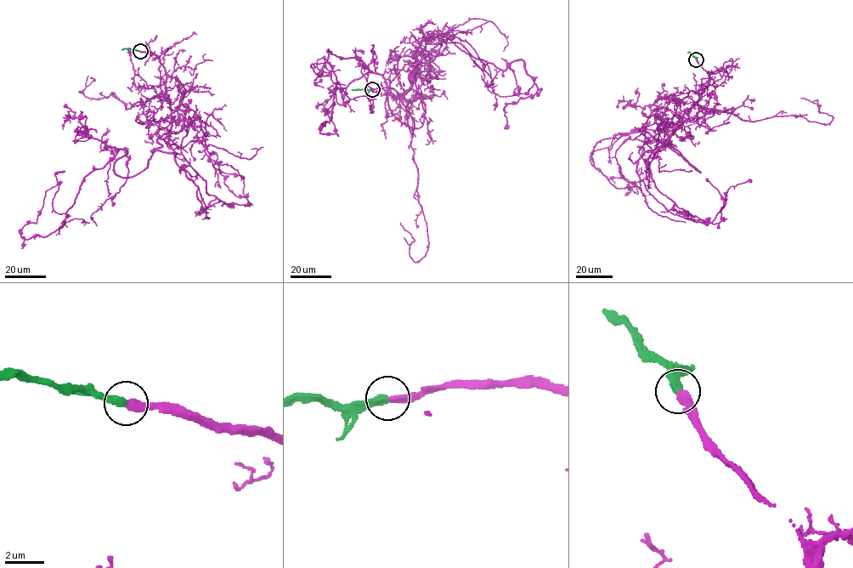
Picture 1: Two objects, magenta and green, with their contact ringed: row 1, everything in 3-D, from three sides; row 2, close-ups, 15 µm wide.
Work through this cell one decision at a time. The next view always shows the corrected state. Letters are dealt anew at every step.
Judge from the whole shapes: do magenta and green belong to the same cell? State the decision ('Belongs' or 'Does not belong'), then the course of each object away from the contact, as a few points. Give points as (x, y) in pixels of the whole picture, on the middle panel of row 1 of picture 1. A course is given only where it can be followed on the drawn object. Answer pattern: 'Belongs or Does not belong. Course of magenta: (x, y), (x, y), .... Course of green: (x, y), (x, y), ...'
Belongs. Course of magenta: (373, 88), (403, 94), (419, 69), (421, 127), (328, 50), (319, 133), (338, 136), (335, 101). Course of green: (373, 88), (352, 89)

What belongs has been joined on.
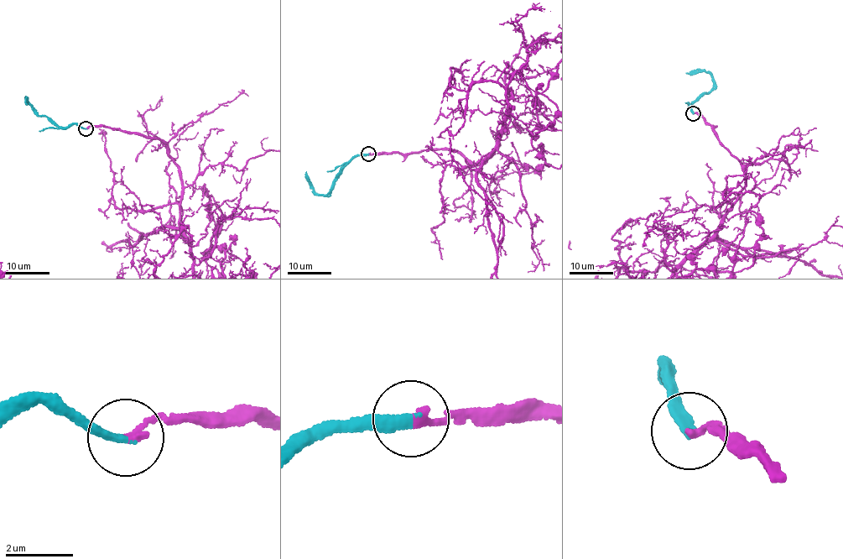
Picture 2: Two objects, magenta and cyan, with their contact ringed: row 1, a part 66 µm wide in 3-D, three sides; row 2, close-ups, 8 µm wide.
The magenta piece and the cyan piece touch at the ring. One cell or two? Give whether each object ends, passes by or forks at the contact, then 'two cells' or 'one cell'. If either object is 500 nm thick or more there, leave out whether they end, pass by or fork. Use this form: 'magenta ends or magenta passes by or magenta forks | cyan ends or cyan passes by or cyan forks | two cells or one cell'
magenta ends | cyan ends | one cell

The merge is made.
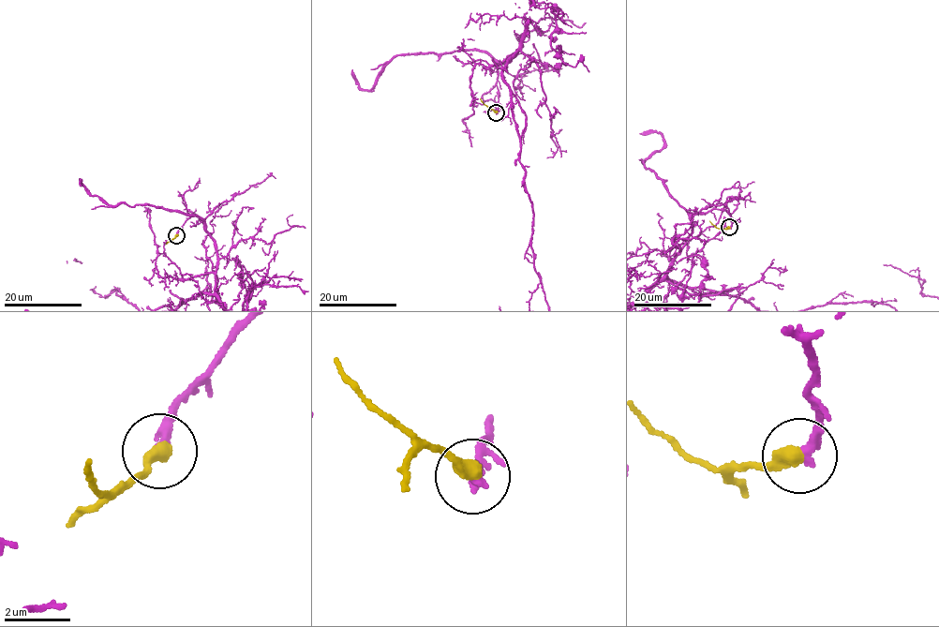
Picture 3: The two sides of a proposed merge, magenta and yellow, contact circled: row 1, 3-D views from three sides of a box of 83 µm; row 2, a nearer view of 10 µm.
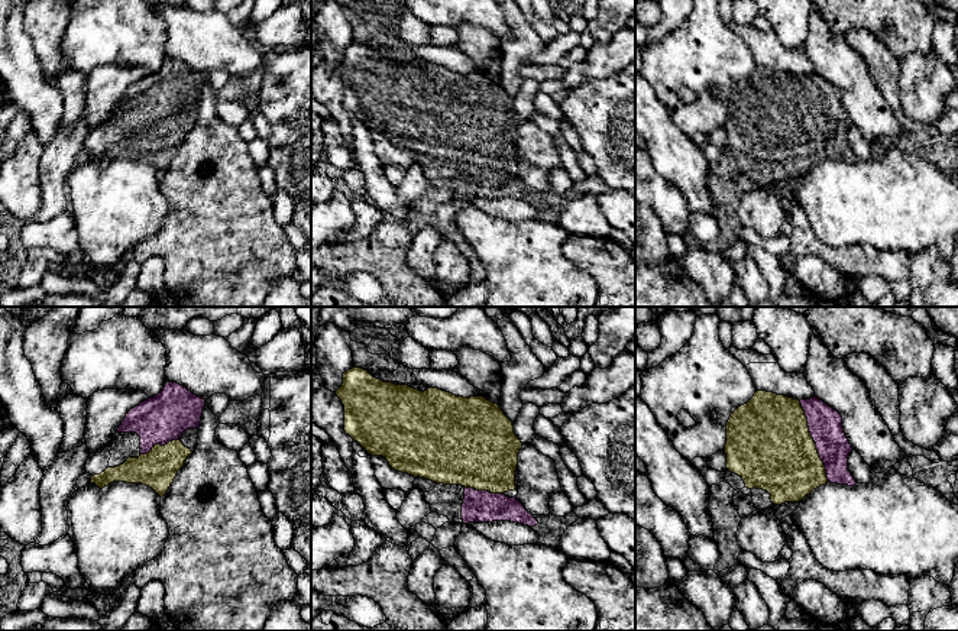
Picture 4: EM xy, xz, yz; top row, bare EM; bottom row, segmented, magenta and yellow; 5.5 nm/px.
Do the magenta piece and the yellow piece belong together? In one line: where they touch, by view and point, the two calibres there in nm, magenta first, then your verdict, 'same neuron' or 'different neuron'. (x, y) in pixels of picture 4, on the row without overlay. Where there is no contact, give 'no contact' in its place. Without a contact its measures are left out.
meets magenta in yz at (814, 116); 190 nm thick on the magenta side, 480 nm on the other; same neuron

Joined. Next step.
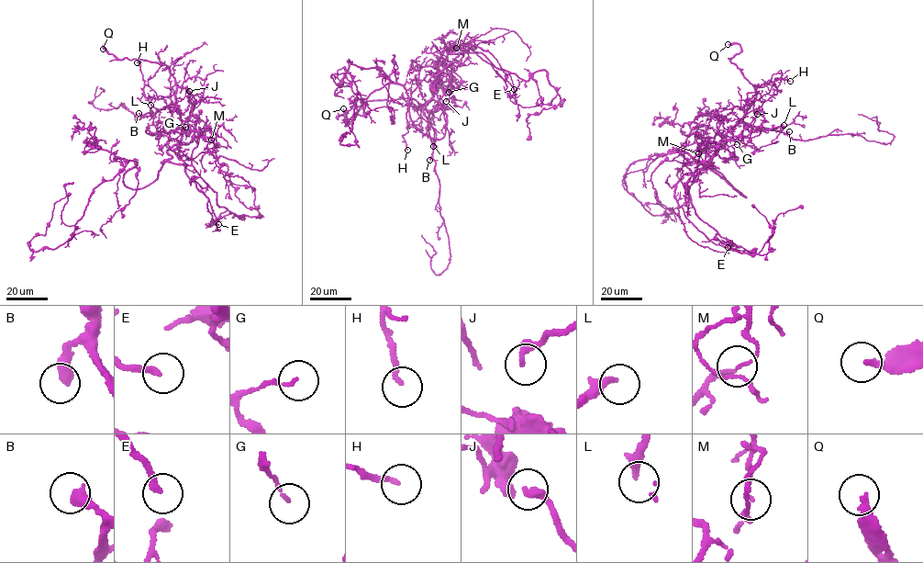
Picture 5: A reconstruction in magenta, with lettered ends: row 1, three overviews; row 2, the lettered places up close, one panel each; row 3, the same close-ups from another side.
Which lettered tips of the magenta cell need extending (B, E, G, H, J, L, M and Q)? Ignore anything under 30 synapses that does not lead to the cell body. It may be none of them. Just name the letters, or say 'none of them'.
B, E, L, Q

